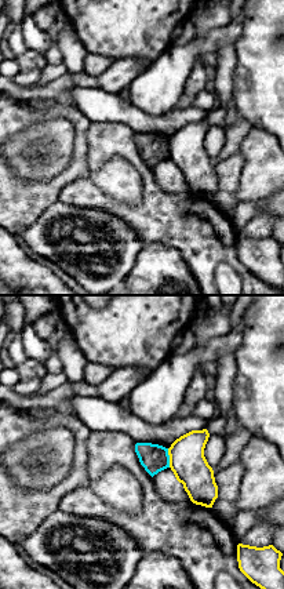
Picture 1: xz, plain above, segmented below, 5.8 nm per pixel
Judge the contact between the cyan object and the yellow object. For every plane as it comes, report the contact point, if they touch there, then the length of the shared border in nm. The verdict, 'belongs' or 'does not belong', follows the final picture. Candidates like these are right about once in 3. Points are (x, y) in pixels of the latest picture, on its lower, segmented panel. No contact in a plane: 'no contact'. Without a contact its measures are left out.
meets cyan at (168, 458); contact 110 nm long

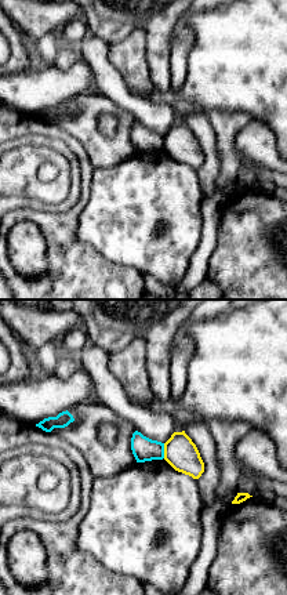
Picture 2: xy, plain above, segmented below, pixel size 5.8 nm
meets cyan at (163, 450); contact 90 nm long

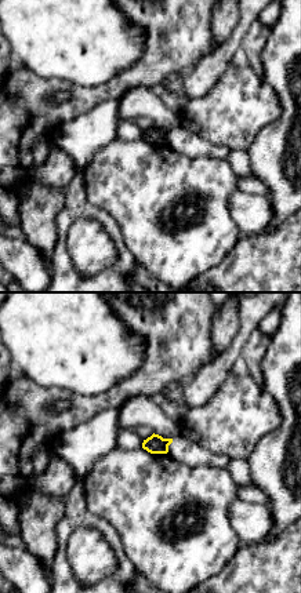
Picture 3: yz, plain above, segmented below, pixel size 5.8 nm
no contact

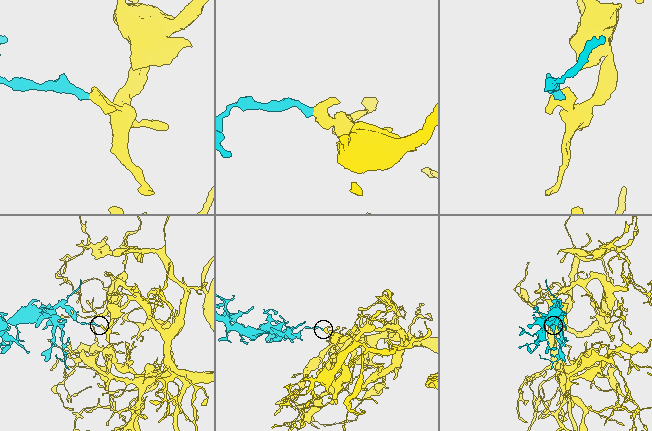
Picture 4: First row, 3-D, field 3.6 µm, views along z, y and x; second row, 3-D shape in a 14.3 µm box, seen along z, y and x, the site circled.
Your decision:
does not belong

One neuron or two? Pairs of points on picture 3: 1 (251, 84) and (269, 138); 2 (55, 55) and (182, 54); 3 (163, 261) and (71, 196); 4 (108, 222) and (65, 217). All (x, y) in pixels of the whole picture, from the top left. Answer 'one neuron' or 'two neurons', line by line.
1: two neurons
2: two neurons
3: two neurons
4: one neuron

